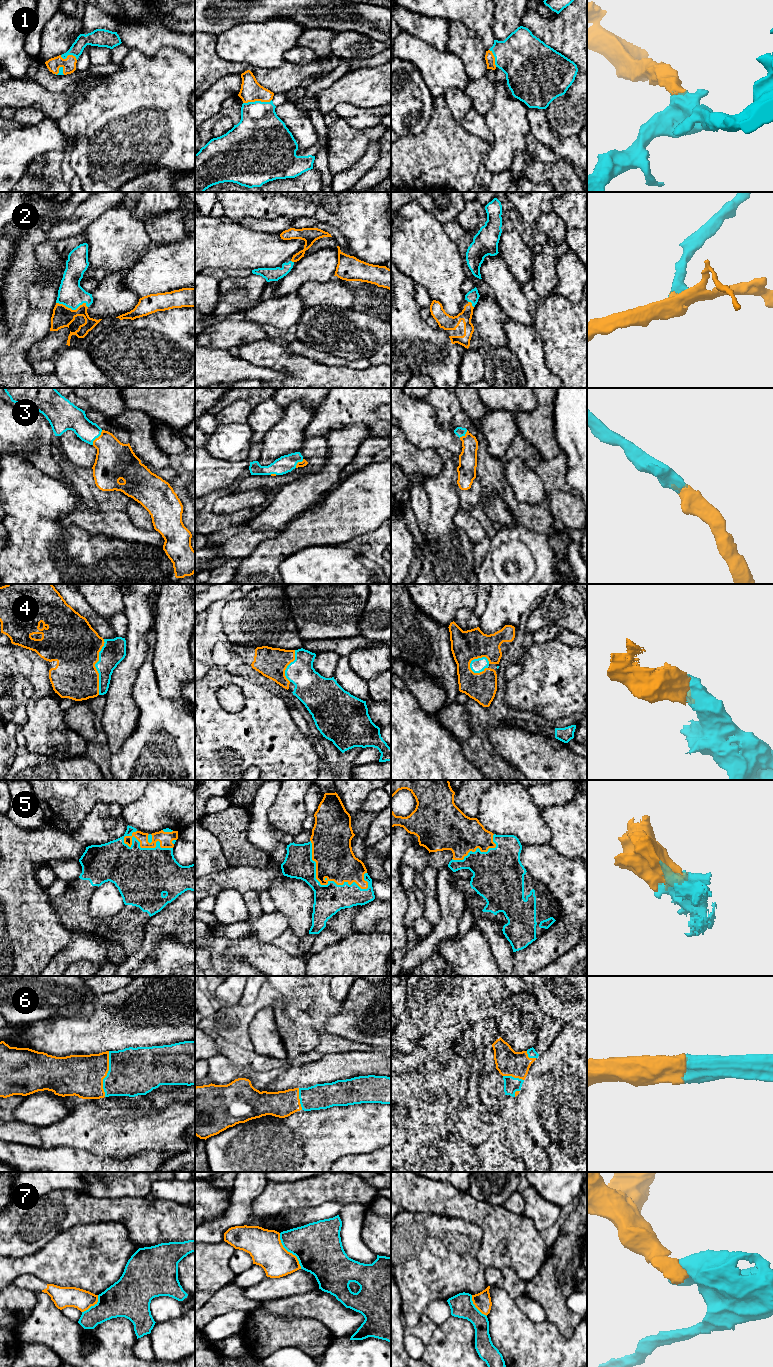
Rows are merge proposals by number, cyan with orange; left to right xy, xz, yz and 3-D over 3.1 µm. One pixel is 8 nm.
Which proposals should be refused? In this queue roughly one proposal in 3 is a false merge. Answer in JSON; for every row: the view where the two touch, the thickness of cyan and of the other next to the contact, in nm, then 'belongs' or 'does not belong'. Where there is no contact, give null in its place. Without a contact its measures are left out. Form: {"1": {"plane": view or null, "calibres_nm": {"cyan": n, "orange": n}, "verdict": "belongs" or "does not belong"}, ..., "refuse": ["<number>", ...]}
{"1": {"plane": "xz", "calibres_nm": {"cyan": 380, "orange": 170}, "verdict": "belongs"}, "2": {"plane": "xy", "calibres_nm": {"cyan": 200, "orange": 170}, "verdict": "belongs"}, "3": {"plane": "xy", "calibres_nm": {"cyan": 190, "orange": 300}, "verdict": "belongs"}, "4": {"plane": "xy", "calibres_nm": {"cyan": 190, "orange": 400}, "verdict": "belongs"}, "5": {"plane": "xz", "calibres_nm": {"cyan": 240, "orange": 320}, "verdict": "belongs"}, "6": {"plane": "xy", "calibres_nm": {"cyan": 380, "orange": 340}, "verdict": "belongs"}, "7": {"plane": "xz", "calibres_nm": {"cyan": 380, "orange": 280}, "verdict": "does not belong"}, "refuse": ["7"]}

